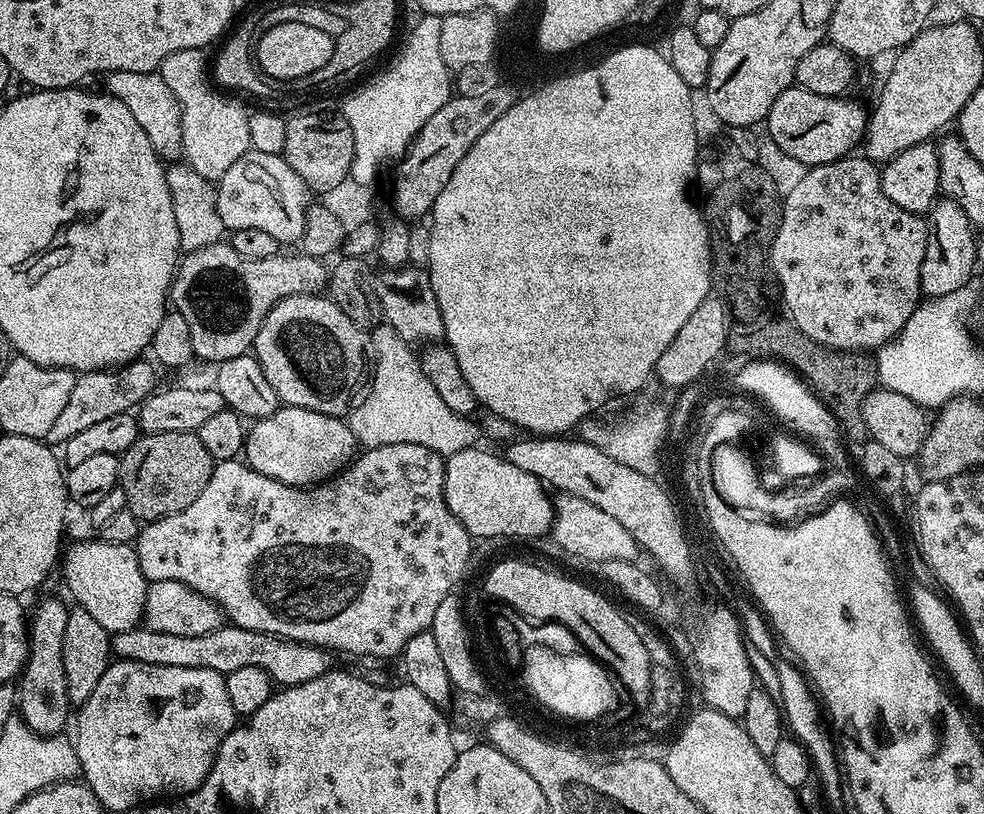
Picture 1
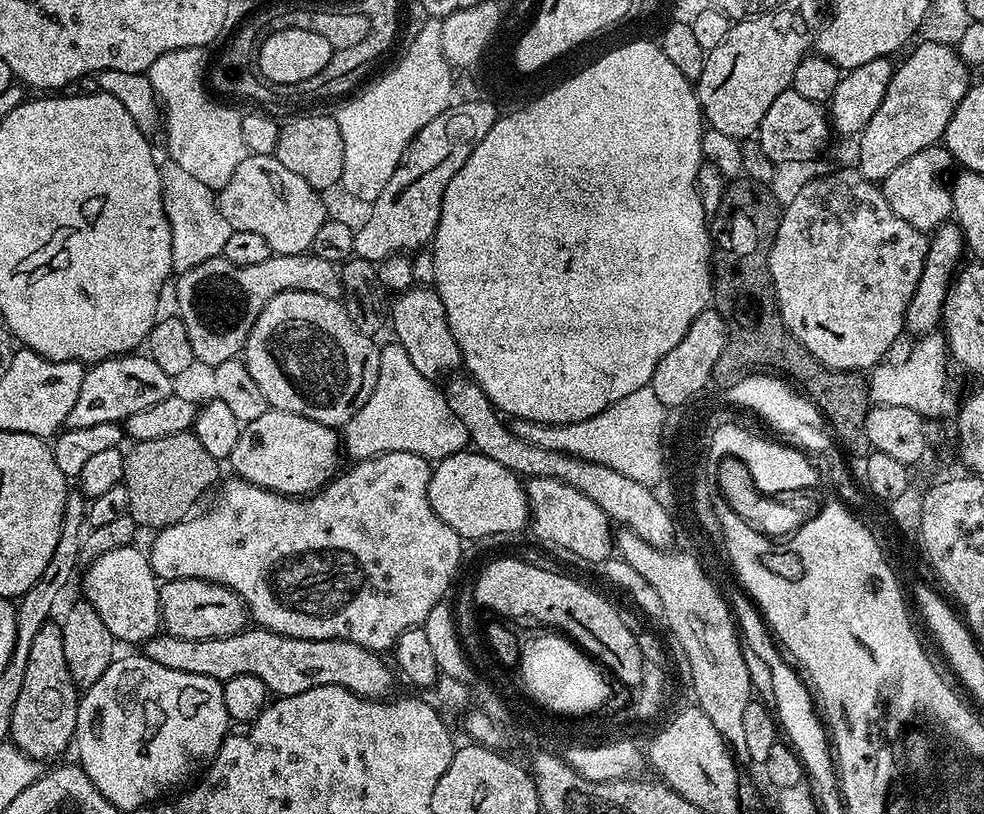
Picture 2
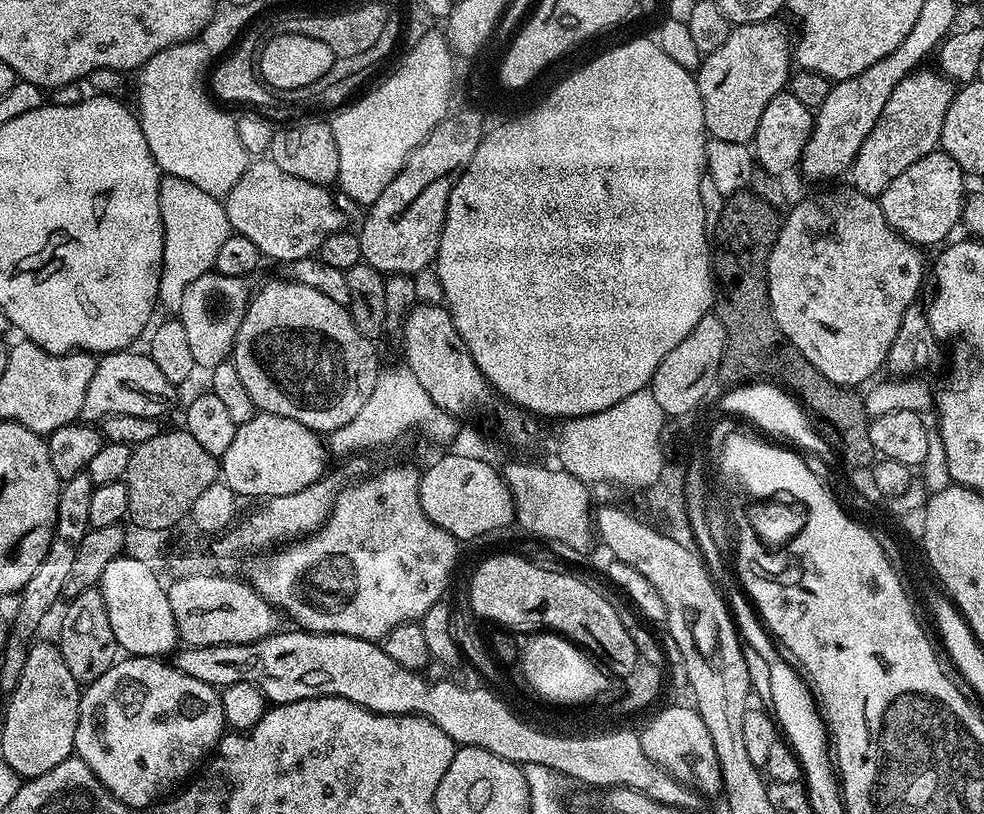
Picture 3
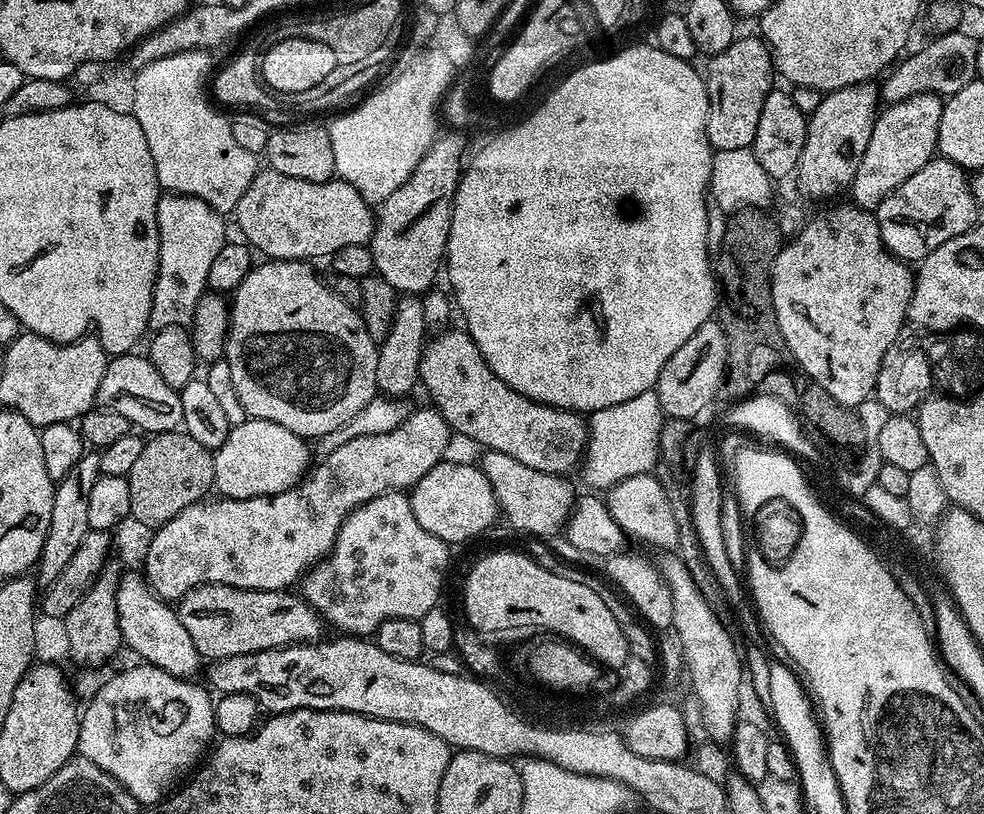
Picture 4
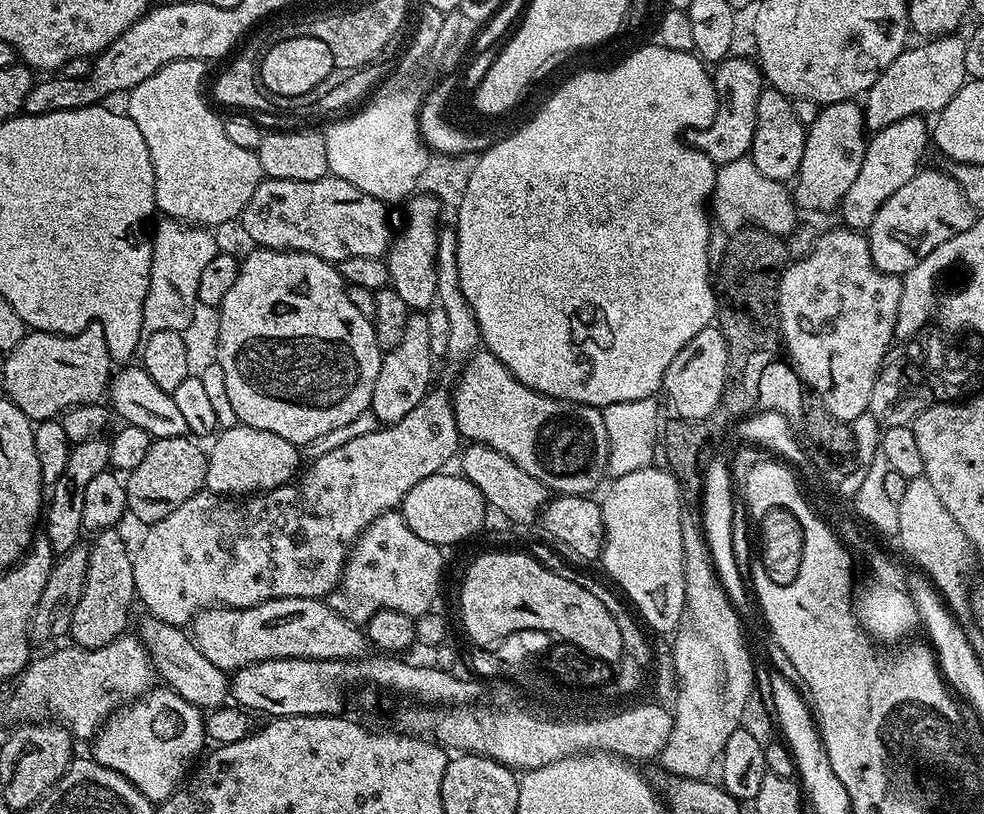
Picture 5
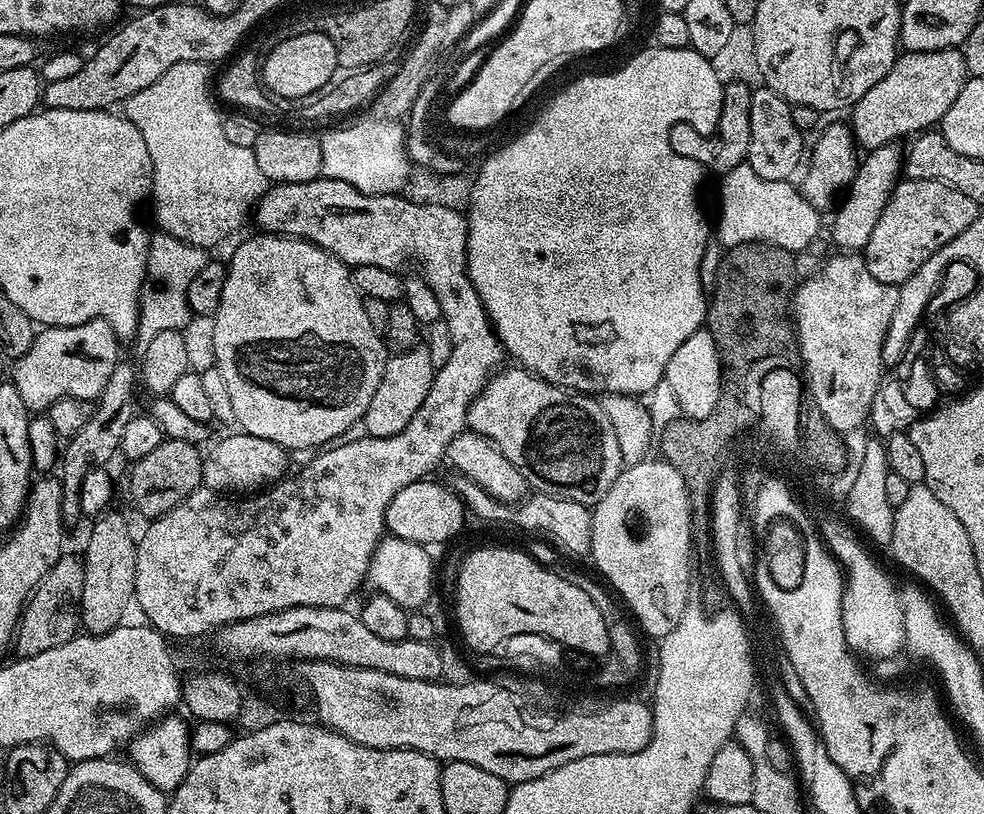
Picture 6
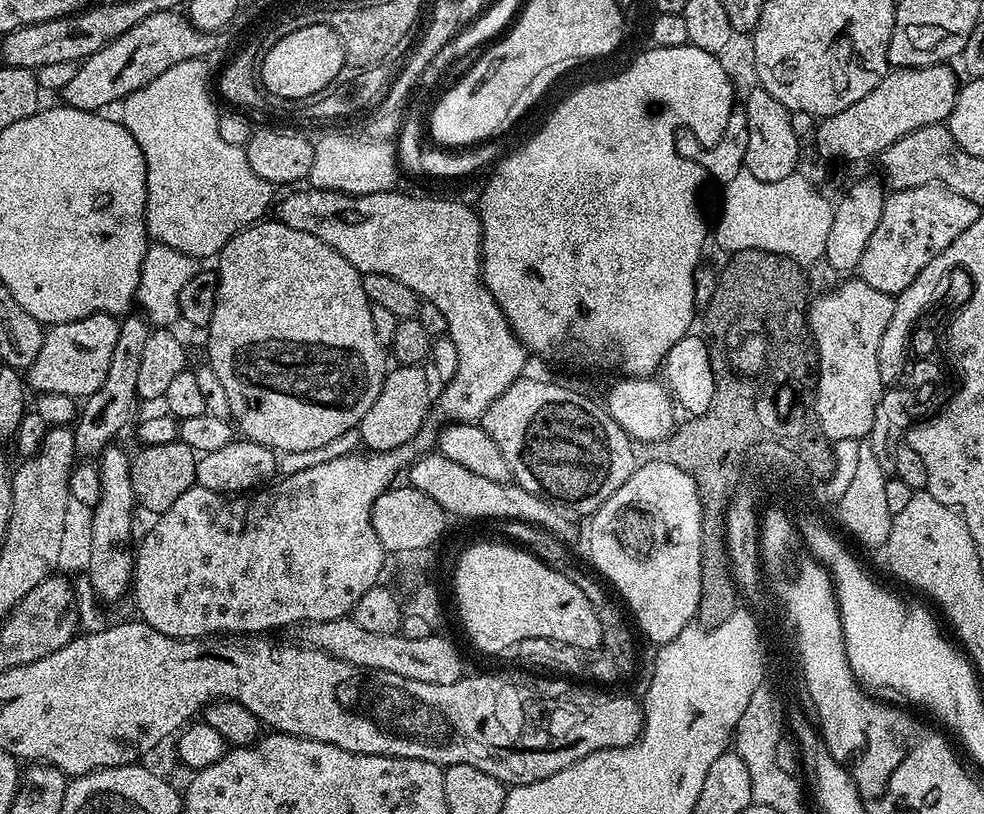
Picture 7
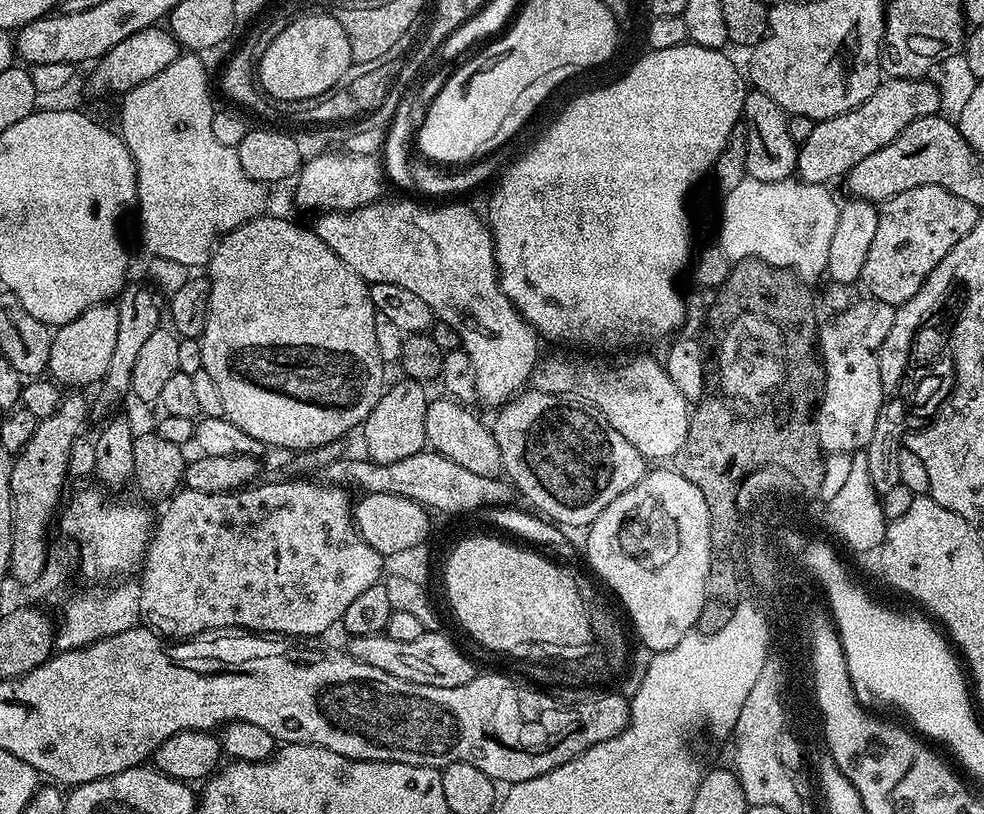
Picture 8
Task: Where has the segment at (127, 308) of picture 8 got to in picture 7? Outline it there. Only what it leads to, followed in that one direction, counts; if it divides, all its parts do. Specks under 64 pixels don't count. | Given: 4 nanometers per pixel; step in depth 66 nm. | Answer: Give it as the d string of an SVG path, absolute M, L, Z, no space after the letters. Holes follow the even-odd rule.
M125 315L120 320L118 342L114 342L114 355L110 357L110 370L106 370L102 386L98 386L95 394L83 401L74 421L74 446L77 457L96 458L105 452L115 441L112 439L127 426L132 411L135 410L136 404L138 405L136 387L150 324L143 315L132 315Z

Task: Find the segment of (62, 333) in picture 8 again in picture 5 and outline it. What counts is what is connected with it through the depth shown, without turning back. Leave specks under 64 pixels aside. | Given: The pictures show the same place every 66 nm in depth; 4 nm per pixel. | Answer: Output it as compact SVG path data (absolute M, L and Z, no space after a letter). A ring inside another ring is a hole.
M98 323L87 324L73 336L61 336L58 332L29 331L22 342L18 342L18 346L14 346L14 350L3 357L2 362L6 366L3 395L12 400L14 406L18 406L18 410L22 410L22 414L26 414L33 422L57 419L79 404L97 403L107 393L114 372L114 361L106 346L106 334Z

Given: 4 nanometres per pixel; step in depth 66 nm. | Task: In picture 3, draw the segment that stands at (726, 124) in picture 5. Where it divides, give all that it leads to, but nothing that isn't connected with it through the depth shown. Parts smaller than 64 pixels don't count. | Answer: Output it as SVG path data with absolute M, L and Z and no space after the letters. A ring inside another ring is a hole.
M776 23L735 25L726 42L701 59L695 78L702 98L704 131L711 139L745 145L755 141L766 102L785 91L794 68L794 44Z

